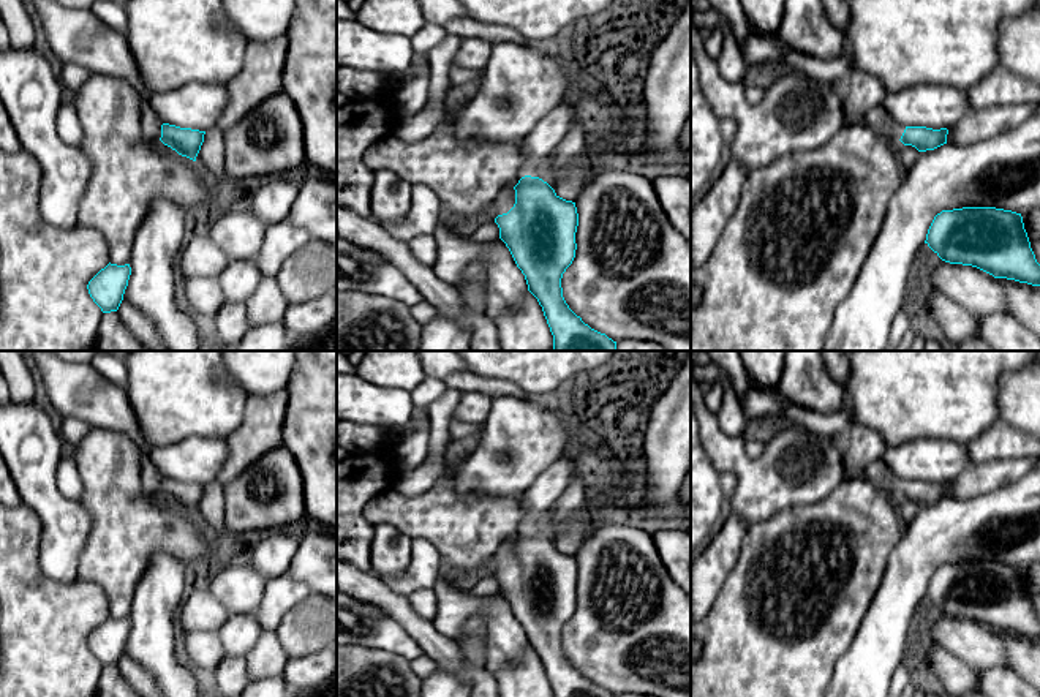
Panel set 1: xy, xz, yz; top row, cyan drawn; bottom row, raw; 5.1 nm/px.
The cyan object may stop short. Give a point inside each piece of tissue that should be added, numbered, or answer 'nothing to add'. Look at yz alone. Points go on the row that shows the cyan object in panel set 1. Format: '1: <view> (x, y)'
1: yz (877, 117)

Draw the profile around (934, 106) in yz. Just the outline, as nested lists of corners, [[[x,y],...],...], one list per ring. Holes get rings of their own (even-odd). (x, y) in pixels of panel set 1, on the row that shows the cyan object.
[[[915,85],[887,93],[880,107],[902,126],[953,128],[970,112],[966,92],[948,85]]]

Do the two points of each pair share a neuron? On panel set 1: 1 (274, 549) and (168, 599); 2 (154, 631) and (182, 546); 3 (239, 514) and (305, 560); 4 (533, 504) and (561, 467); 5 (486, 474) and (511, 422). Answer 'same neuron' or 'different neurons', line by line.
1: different neurons
2: different neurons
3: different neurons
4: same neuron
5: same neuron

